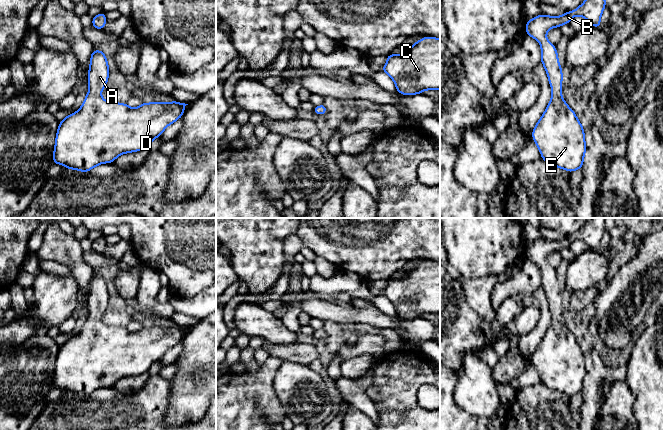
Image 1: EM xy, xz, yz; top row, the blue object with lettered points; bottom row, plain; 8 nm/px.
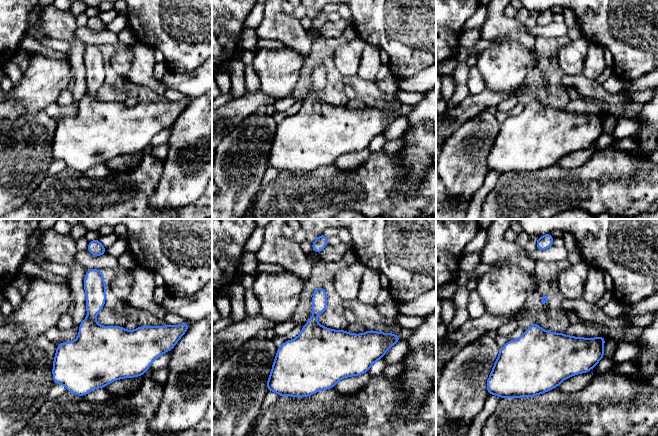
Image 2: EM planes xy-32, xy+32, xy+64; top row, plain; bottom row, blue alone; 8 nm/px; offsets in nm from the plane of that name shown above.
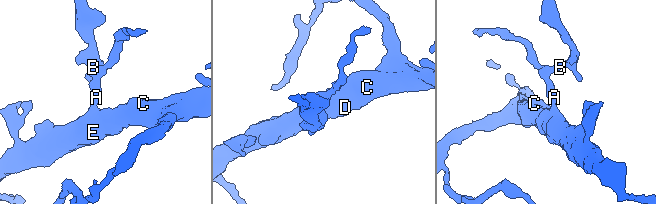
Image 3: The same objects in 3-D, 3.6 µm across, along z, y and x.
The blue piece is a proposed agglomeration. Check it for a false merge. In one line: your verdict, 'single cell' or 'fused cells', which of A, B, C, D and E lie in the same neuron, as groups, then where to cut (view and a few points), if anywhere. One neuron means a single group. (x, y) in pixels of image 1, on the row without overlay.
single cell; groups A B C D E; cut none

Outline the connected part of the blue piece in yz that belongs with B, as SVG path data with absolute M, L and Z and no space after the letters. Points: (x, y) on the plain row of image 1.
M588 218L585 225L573 235L565 236L563 239L557 241L537 239L526 246L526 259L536 263L541 270L541 287L545 292L552 313L551 324L534 351L532 362L541 377L541 382L545 386L553 391L558 391L568 396L573 396L582 392L584 379L587 374L585 357L575 336L567 329L562 321L562 292L559 288L556 271L549 266L546 258L552 252L560 252L562 249L569 248L570 244L575 240L582 240L590 247L590 249L600 252L601 239L605 231L605 218Z

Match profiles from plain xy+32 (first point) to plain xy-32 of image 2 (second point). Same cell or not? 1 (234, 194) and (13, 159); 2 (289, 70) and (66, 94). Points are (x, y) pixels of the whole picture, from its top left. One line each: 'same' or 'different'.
1: same
2: different

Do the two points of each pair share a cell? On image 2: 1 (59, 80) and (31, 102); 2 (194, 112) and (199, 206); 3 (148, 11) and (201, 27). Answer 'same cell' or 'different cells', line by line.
1: same cell
2: different cells
3: same cell

